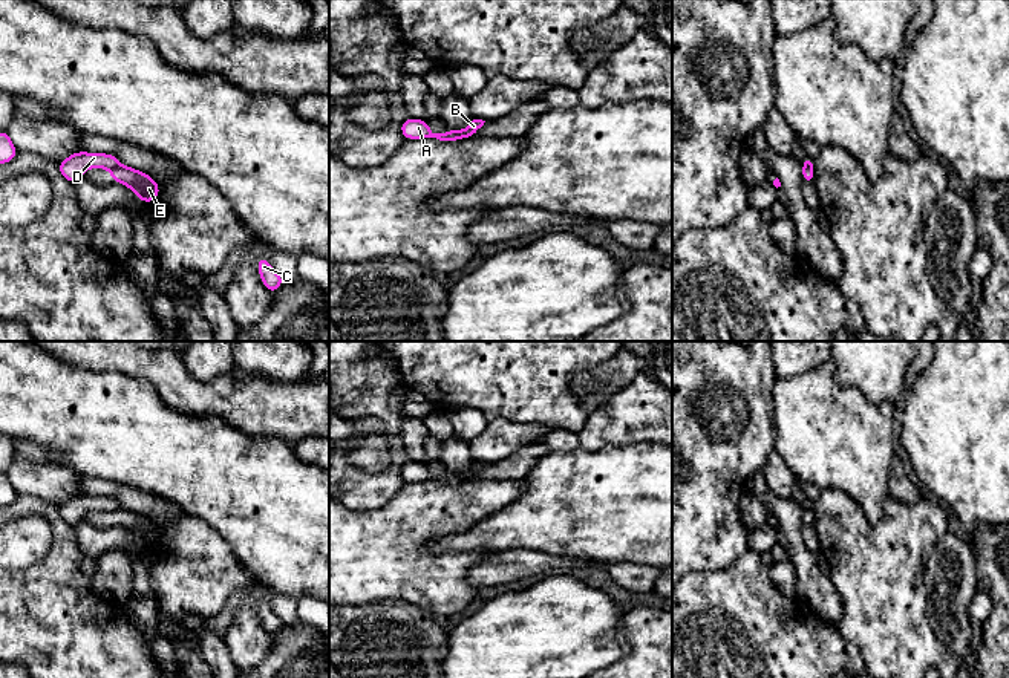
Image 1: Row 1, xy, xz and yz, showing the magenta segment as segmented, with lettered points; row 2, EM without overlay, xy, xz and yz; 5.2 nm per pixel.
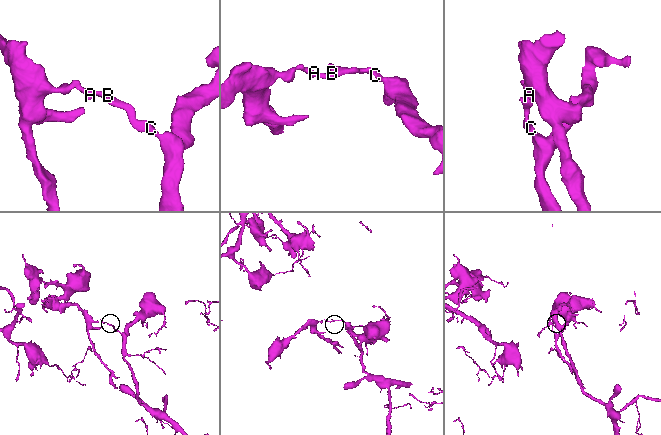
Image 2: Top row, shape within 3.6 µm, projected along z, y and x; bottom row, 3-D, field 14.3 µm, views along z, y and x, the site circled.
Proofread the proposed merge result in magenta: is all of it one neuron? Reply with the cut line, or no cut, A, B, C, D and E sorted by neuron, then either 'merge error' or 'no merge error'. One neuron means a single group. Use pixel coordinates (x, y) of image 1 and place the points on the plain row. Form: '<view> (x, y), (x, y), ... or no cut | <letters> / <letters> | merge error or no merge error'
xy (120, 507), (111, 513) | A D / B C E | merge error

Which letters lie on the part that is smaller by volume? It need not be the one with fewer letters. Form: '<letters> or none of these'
A, D

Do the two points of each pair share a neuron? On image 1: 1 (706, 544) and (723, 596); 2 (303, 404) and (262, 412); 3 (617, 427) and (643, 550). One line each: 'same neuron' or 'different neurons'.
1: different neurons
2: same neuron
3: different neurons

